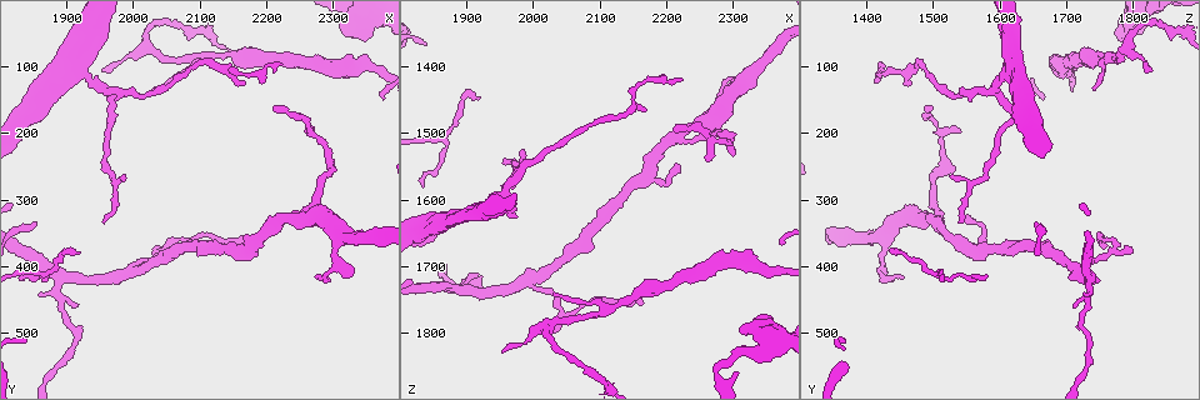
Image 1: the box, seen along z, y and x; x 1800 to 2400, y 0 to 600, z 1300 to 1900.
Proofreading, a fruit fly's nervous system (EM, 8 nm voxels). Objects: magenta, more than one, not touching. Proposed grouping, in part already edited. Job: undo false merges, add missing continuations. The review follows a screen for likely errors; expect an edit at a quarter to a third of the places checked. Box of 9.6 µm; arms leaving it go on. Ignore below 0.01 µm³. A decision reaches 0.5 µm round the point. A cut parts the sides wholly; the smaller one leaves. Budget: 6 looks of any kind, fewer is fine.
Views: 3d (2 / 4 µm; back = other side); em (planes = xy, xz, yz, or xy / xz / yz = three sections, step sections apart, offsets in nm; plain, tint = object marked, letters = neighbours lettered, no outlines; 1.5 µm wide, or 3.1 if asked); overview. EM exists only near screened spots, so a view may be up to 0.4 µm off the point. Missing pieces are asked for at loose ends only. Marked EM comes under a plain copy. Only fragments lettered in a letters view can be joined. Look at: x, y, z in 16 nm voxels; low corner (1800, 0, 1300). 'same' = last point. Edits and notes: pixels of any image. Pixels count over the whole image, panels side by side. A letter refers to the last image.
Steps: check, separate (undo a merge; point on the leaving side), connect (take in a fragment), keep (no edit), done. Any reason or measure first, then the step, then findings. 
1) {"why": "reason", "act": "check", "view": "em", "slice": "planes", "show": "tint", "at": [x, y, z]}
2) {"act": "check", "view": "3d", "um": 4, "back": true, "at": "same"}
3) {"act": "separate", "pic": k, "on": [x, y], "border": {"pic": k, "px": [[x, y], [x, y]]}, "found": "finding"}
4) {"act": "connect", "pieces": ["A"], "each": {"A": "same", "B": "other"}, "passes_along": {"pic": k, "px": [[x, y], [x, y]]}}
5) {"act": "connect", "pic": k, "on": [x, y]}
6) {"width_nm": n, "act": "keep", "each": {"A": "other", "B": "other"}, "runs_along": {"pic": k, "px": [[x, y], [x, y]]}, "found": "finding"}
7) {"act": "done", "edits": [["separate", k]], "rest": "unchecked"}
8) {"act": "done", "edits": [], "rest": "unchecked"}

{"why": "narrows sharply", "act": "check", "view": "3d", "um": 4, "at": [1965, 260, 1580]}

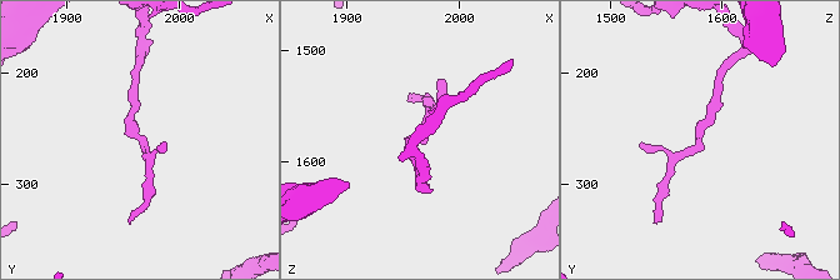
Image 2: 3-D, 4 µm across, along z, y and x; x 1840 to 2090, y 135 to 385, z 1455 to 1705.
{"act": "check", "view": "em", "slice": "planes", "show": "letters", "at": [1968, 262, 1582]}

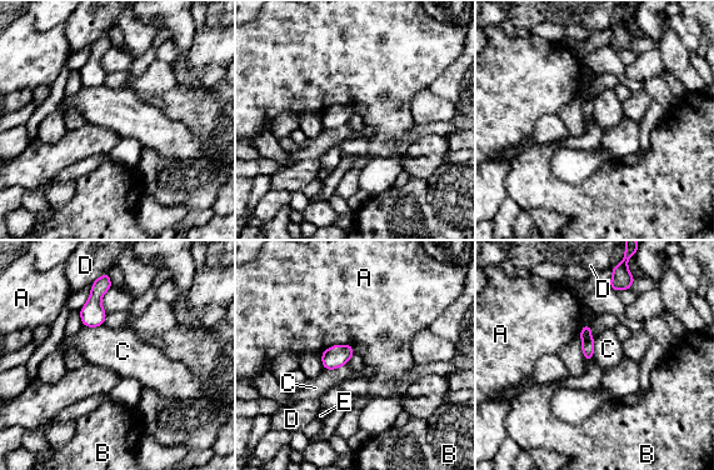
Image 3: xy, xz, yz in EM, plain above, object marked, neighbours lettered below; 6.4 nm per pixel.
{"longest_contact_nm": ["A", 220], "act": "keep", "each": {"A": "other", "B": "other", "C": "other", "D": "other", "E": "other"}, "border": {"pic": 3, "px": [[346, 363], [324, 370]]}, "found": "one neuron here"}

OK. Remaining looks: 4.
{"act": "check", "view": "3d", "um": 2, "at": [2105, 90, 1765]}

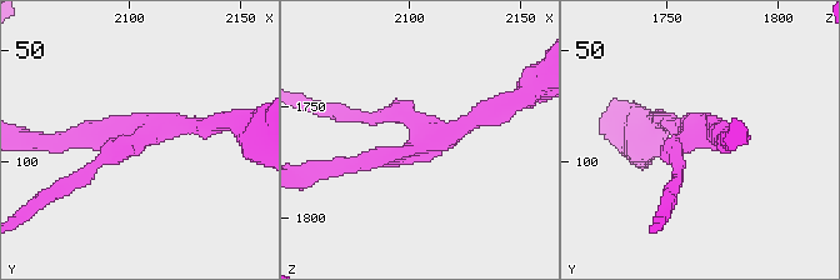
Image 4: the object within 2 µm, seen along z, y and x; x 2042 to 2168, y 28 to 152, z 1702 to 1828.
{"why": "need the tissue", "act": "check", "view": "em", "slice": "xy", "step": 4, "show": "tint", "at": [2105, 89, 1766]}

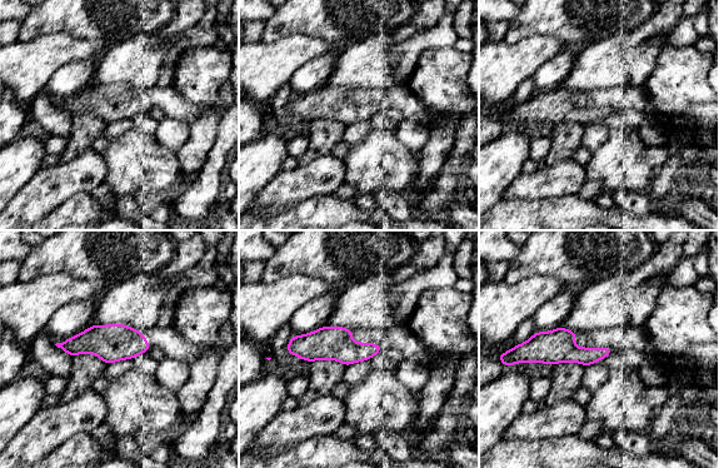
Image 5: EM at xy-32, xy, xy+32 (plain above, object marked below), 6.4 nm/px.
{"act": "check", "view": "em", "slice": "planes", "show": "letters", "at": "same"}

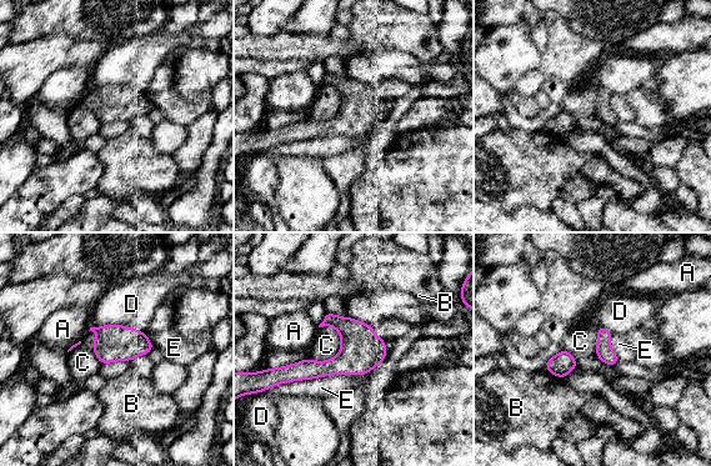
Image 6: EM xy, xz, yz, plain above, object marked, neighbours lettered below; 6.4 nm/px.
{"width_nm": 110, "act": "keep", "each": {"A": "other", "B": "other", "C": "other", "D": "other", "E": "other"}, "border": {"pic": 6, "px": [[334, 326], [340, 350], [308, 359]]}, "found": "continuous, no second neuron"}

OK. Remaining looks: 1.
{"act": "done", "edits": [], "rest": "unchecked"}

